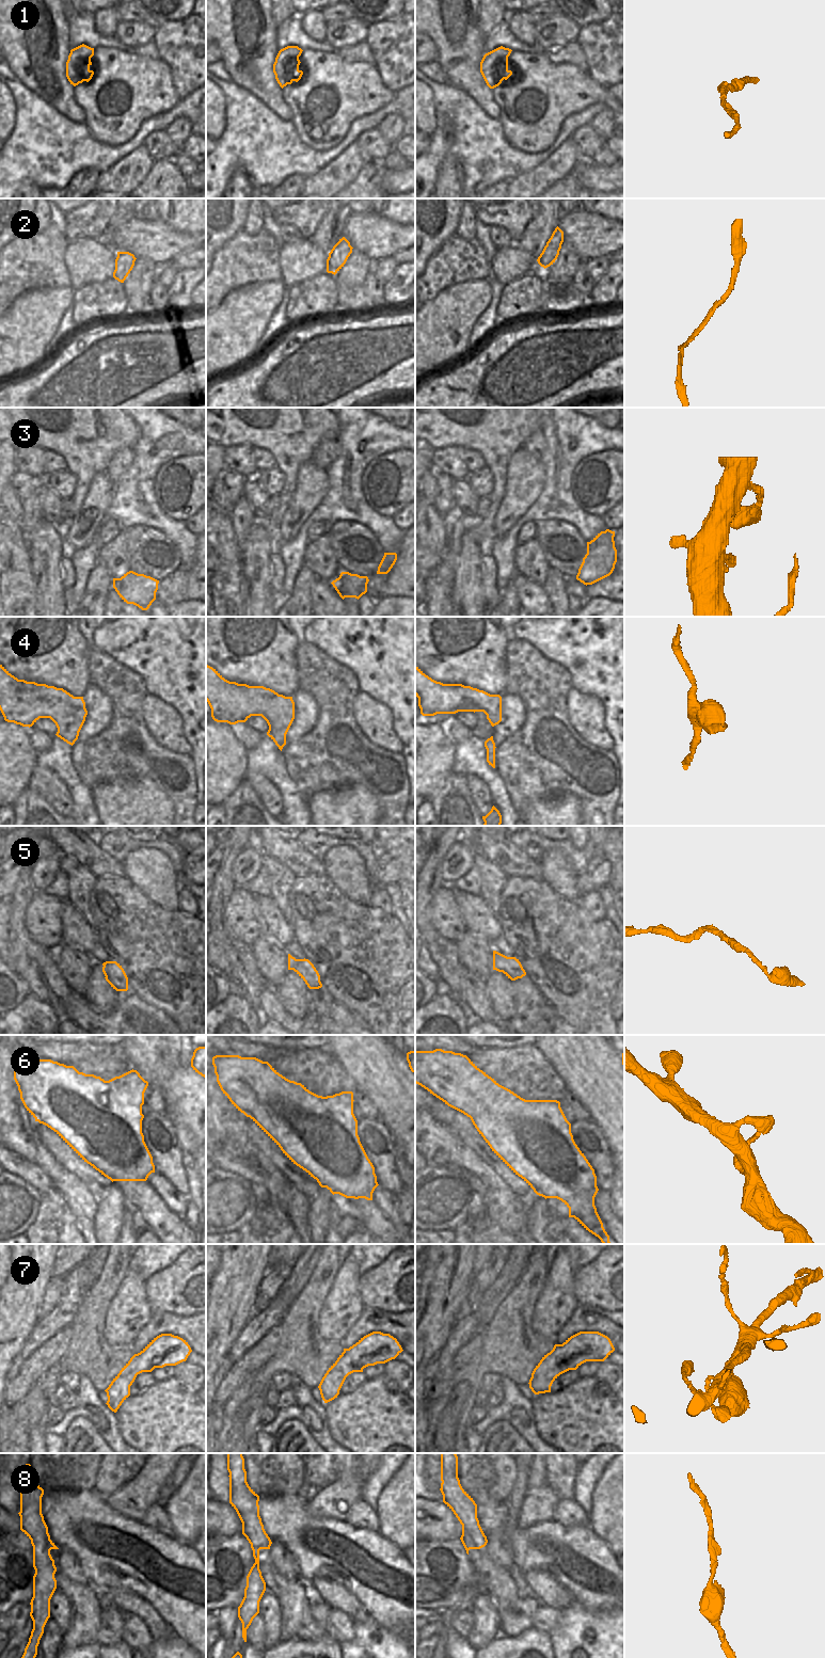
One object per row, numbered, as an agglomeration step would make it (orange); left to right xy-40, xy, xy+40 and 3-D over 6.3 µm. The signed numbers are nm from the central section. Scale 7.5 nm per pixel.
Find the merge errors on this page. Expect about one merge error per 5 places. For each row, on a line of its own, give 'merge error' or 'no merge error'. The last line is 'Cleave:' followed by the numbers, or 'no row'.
1: no merge error
2: merge error
3: no merge error
4: no merge error
5: no merge error
6: no merge error
7: no merge error
8: no merge error
Cleave: 2

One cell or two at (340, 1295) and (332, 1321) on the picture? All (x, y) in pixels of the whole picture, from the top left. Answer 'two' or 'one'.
one

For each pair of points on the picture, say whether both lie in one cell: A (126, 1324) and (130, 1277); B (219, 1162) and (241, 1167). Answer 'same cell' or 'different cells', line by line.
A: same cell
B: same cell

